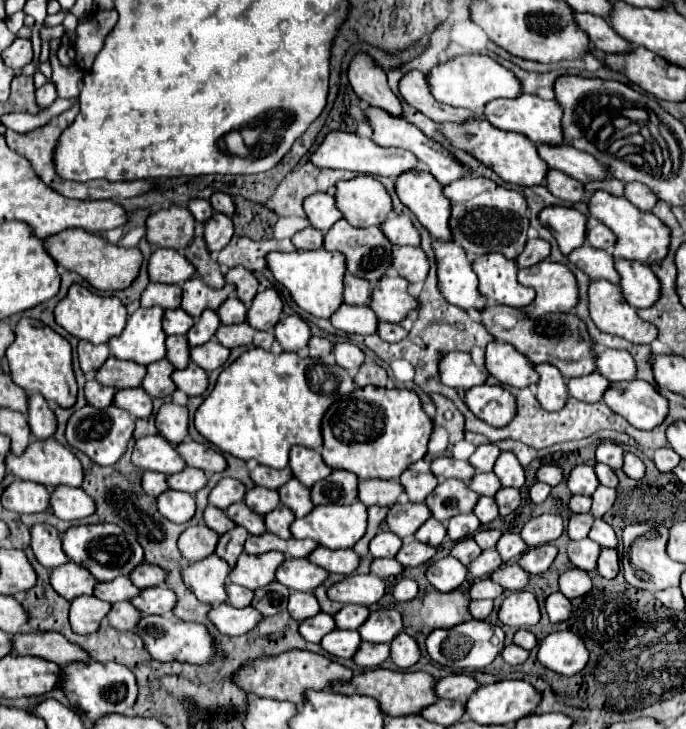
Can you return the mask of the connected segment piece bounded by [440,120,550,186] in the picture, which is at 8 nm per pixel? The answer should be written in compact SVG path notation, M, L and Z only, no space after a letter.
M480 120L480 124L440 124L444 136L450 140L454 148L462 148L492 168L504 182L518 184L518 186L536 186L542 184L548 174L548 164L538 156L536 144L532 144L526 136L516 132L500 132L488 120Z

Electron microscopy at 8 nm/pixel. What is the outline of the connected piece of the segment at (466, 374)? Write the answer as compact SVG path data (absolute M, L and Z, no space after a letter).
M450 352L440 360L440 378L446 386L452 386L460 392L466 392L474 386L480 386L488 380L488 370L472 362L470 354Z

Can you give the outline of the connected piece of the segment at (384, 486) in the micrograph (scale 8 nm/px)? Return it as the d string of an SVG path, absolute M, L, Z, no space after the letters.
M360 480L358 482L358 500L366 506L394 506L398 496L404 492L404 486L394 480Z

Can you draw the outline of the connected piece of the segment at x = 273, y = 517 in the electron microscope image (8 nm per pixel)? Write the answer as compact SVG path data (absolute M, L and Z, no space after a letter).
M280 506L276 512L270 512L268 516L264 516L264 522L266 522L268 532L272 532L272 534L284 538L284 540L288 540L288 538L292 538L290 524L294 522L294 518L296 516L294 516L294 512L290 508Z

